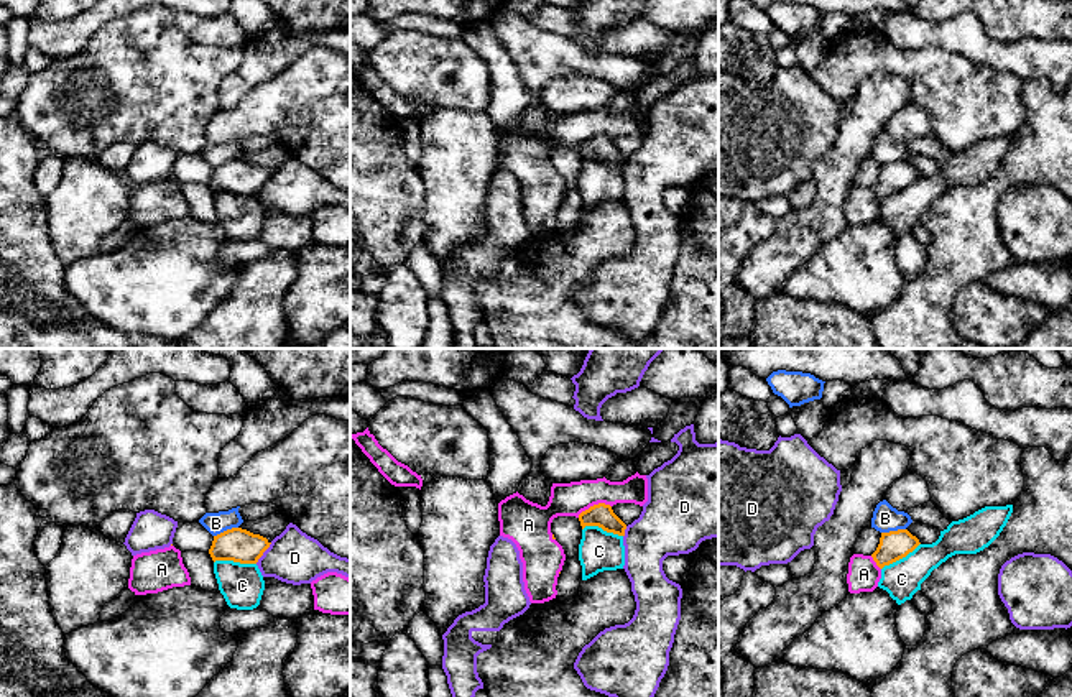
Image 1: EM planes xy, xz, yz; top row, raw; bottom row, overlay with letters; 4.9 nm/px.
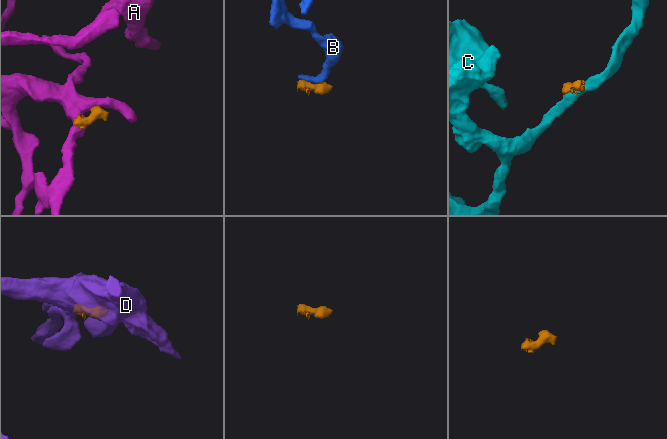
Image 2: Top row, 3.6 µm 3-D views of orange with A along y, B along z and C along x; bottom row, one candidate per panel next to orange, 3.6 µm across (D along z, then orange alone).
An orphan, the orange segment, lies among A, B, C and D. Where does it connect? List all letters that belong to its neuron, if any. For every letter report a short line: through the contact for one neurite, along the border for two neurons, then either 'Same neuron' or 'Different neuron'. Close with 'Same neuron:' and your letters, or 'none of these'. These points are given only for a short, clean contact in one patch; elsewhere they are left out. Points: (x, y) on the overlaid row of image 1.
A: Same neuron
B: Line: xy (237, 526), (214, 536). Different neuron
C: Line: xy (214, 561), (255, 564). Different neuron
D: Different neuron
Same neuron: A

